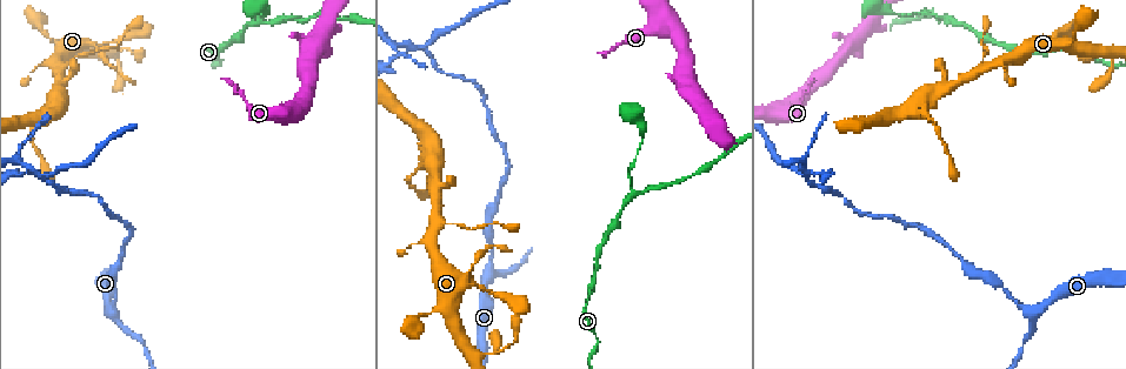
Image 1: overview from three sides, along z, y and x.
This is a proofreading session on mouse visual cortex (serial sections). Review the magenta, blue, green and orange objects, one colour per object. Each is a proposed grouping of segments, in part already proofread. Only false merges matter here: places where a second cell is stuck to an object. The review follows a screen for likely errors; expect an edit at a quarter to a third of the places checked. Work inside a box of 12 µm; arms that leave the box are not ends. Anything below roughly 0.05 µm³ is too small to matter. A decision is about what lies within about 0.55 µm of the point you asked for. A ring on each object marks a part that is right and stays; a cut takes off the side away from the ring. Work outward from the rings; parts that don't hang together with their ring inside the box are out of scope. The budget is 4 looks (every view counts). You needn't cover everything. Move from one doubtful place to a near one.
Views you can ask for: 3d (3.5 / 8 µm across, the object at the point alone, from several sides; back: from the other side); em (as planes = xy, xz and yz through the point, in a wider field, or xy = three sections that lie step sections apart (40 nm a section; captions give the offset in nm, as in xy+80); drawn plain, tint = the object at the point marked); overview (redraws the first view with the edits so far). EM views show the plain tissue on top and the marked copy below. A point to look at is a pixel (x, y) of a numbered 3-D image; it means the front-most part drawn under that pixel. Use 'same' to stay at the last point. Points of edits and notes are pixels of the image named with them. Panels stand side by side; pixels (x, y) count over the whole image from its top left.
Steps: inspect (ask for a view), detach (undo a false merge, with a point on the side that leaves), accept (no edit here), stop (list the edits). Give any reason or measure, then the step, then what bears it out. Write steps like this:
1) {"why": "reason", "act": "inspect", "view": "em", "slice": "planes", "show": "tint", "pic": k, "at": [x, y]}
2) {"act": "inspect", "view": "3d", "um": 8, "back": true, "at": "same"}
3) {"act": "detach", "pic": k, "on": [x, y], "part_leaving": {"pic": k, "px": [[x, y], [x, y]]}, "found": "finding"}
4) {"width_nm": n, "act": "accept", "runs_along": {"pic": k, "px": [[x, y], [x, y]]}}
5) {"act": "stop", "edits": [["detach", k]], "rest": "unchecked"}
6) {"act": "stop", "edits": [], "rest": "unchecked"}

{"why": "narrows sharply", "act": "inspect", "view": "3d", "um": 3.5, "pic": 1, "at": [258, 22]}

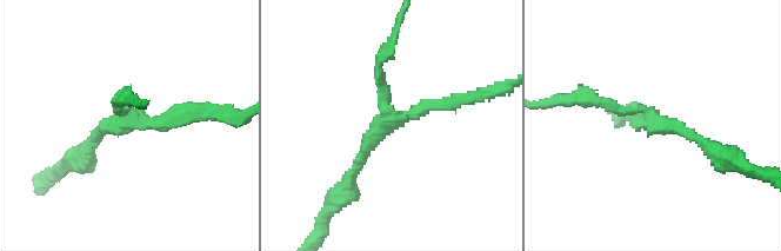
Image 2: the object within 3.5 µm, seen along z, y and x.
{"arms": 3, "arm_widths_nm": [150, 150, 200], "why": "shape alone is not enough", "act": "inspect", "view": "em", "slice": "xy", "step": 5, "show": "tint", "pic": 2, "at": [394, 120]}

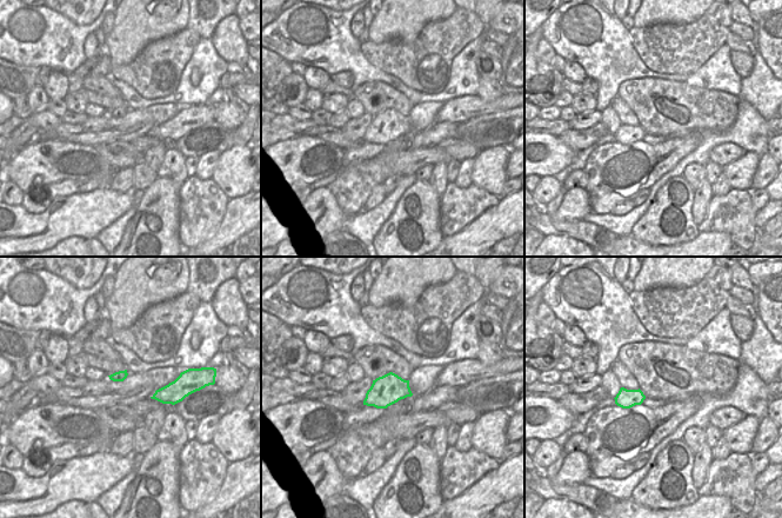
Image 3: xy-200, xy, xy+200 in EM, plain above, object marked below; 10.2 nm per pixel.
{"act": "accept", "runs_along": {"pic": 2, "px": [[706, 145], [642, 109], [585, 101]]}, "found": "one cell here"}

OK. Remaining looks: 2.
{"why": "a fork", "act": "inspect", "view": "3d", "um": 3.5, "pic": 1, "at": [433, 232]}

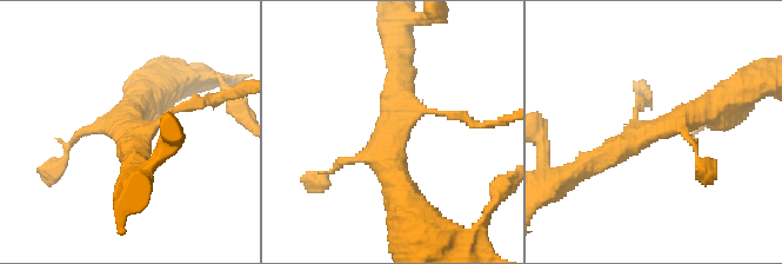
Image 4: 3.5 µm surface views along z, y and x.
{"why": "shape alone is not enough", "act": "inspect", "view": "em", "slice": "xy", "step": 1, "show": "tint", "pic": 4, "at": [393, 128]}

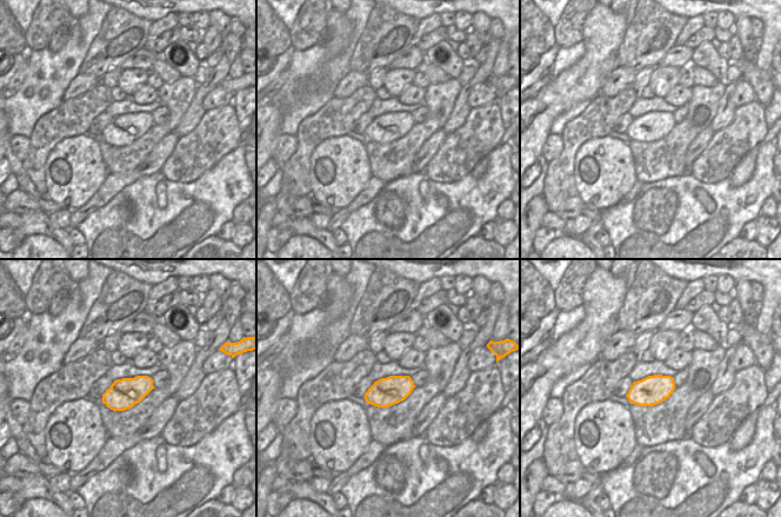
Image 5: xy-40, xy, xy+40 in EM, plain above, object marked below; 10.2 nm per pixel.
{"act": "accept", "runs_along": {"pic": 4, "px": [[717, 105], [652, 130], [586, 166]]}, "found": "continuous, no second cell"}

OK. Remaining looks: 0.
{"act": "stop", "edits": [], "rest": "unchecked"}

